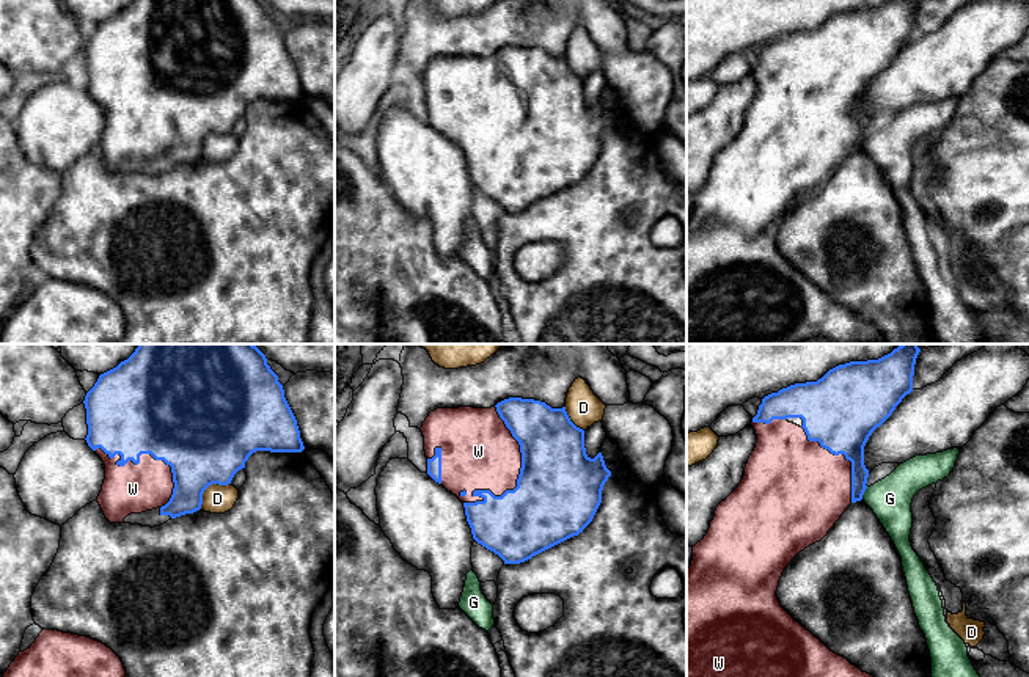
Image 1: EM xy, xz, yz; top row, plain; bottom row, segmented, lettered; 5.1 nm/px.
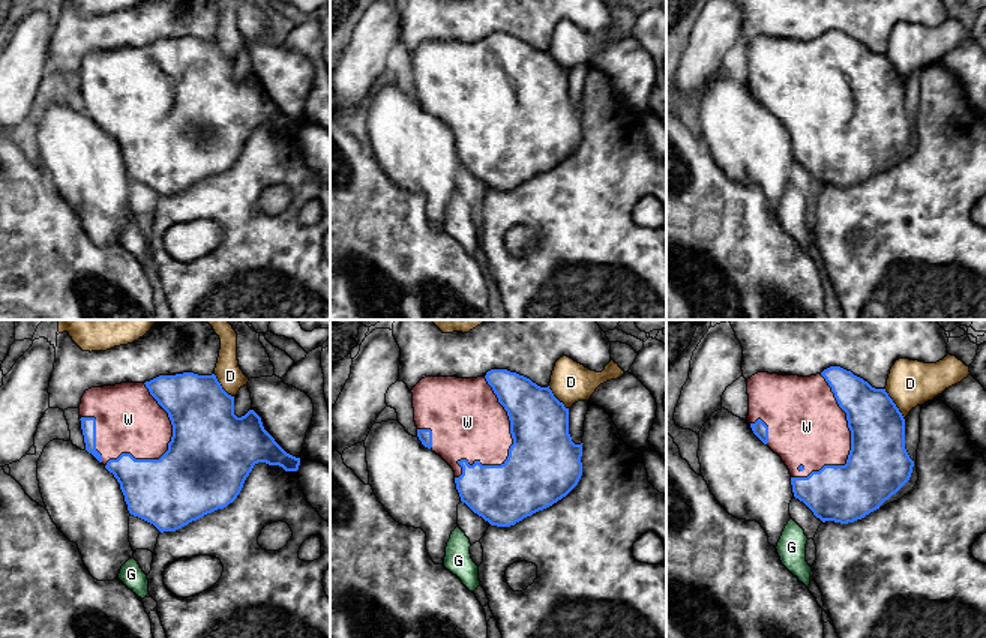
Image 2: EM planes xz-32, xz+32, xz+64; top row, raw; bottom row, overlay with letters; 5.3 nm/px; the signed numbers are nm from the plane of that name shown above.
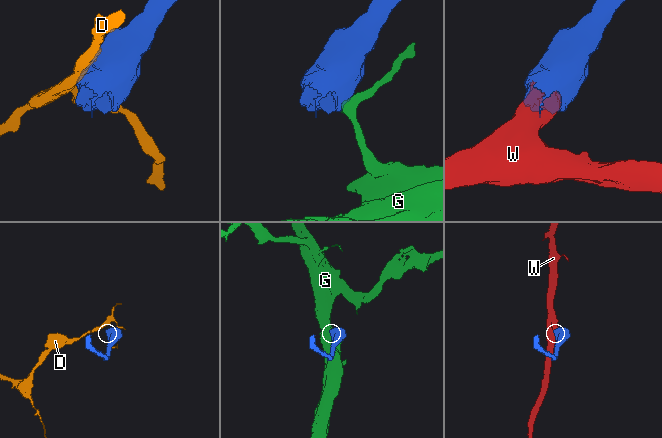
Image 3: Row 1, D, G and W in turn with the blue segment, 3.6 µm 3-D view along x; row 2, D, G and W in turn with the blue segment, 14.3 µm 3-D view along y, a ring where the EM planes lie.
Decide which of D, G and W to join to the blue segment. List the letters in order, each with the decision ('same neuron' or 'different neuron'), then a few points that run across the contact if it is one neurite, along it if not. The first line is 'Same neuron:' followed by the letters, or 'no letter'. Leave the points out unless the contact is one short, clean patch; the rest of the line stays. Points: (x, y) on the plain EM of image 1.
Same neuron: W
D: different neuron
G: different neuron; line yz (867, 135), (861, 146)
W: same neuron

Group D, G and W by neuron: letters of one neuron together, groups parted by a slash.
D / G / W

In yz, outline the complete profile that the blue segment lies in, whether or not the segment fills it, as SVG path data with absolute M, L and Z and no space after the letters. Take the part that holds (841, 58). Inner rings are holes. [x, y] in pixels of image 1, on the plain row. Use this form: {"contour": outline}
{"contour": "M891 0L878 8L850 9L829 17L817 30L795 31L771 41L762 47L751 74L756 79L757 91L745 115L745 124L738 135L718 152L715 165L704 187L693 195L693 209L687 218L687 344L803 344L812 338L823 338L836 344L881 344L878 328L862 320L847 306L831 300L818 286L796 270L779 251L776 239L785 215L792 207L820 190L845 157L862 148L867 137L869 118L864 113L864 94L872 80L880 75L913 39L914 13L919 0Z"}

